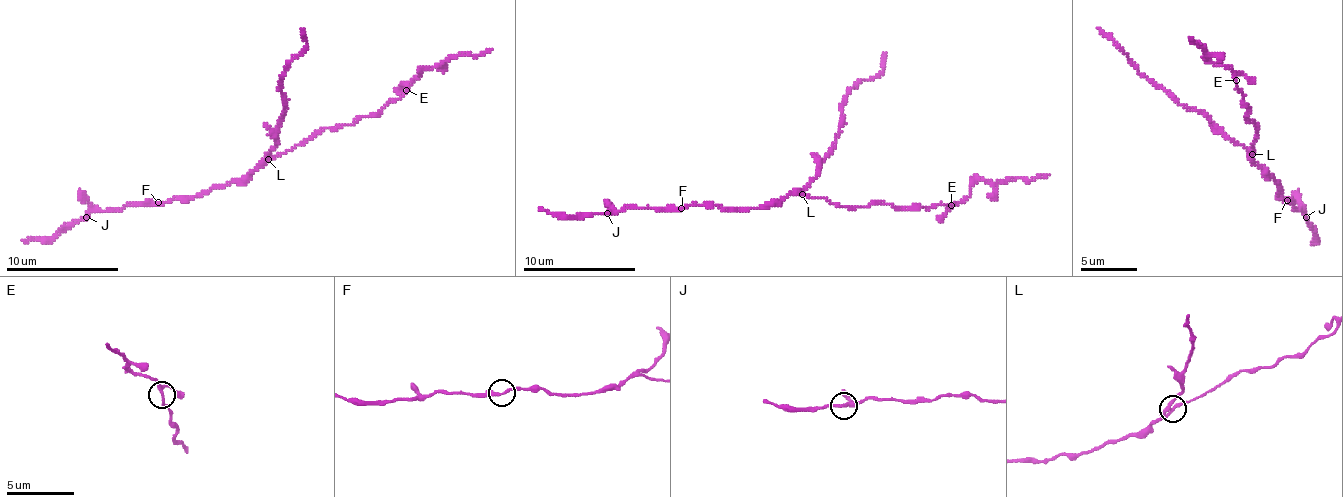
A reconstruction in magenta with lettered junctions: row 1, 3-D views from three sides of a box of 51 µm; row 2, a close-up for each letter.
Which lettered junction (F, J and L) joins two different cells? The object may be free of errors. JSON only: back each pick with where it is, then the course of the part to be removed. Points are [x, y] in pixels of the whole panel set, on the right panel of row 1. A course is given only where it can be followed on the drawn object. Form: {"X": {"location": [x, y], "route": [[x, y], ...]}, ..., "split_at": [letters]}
{"split_at": []}

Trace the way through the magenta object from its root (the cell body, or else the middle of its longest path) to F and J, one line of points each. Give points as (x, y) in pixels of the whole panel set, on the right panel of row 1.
F: (1252, 156), (1254, 162), (1274, 177), (1279, 187), (1277, 193), (1287, 200)
J: (1252, 156), (1254, 162), (1277, 181), (1277, 193), (1281, 194), (1283, 200), (1293, 204), (1306, 217)

